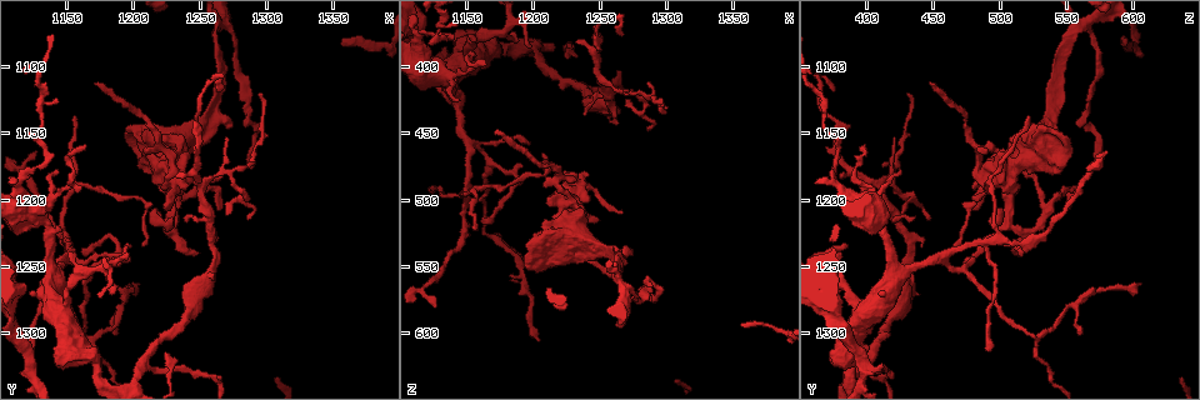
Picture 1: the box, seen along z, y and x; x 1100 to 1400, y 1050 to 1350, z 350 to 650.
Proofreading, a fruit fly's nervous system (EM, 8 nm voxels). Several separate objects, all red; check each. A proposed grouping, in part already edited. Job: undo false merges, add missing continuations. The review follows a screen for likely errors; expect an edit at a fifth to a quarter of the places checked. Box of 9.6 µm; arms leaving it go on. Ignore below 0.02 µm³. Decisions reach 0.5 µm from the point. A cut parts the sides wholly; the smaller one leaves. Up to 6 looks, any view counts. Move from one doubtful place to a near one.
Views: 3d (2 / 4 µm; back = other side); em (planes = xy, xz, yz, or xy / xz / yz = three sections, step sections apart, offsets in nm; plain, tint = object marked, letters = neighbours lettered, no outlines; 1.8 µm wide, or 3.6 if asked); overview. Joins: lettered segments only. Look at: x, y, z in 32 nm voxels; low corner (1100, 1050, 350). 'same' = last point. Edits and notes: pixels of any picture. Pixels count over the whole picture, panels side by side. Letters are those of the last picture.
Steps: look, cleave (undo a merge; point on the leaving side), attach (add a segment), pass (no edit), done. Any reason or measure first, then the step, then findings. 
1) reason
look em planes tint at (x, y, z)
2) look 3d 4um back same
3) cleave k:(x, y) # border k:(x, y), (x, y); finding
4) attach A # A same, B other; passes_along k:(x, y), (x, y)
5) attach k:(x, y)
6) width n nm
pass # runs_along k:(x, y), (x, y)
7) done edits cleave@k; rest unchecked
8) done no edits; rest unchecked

branch stops here
look em planes letters at (1204, 1262, 606)

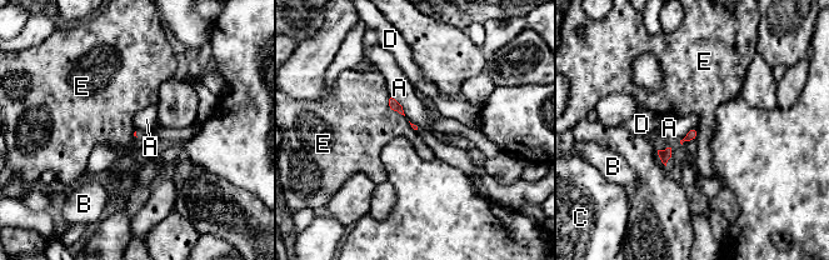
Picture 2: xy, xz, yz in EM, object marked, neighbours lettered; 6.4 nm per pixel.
pass # A other, B other, C other, D other, E other; border 2:(389, 98), (389, 106), (404, 116); no lettered segment goes on from it

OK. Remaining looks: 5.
branch stops here
look 3d 2um at (1218, 1208, 496)

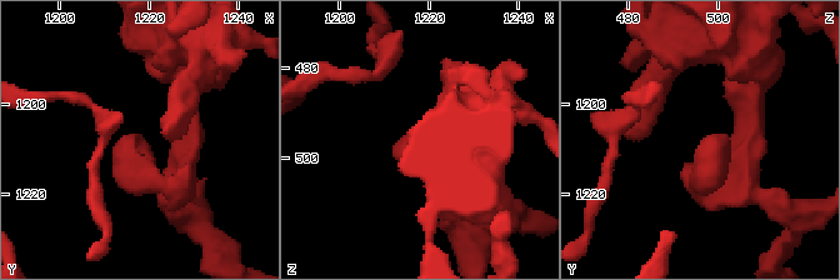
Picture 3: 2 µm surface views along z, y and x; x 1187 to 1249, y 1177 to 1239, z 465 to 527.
now the EM
look em xy step 4 letters at (1217, 1207, 497)

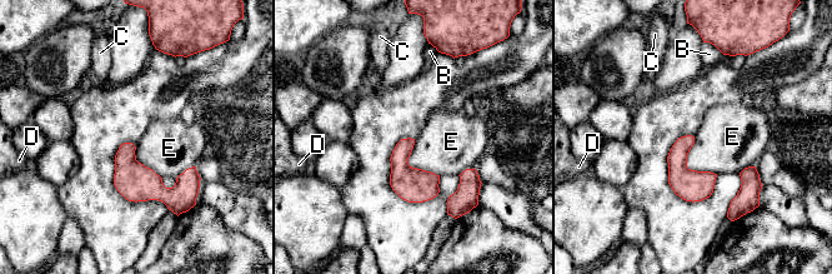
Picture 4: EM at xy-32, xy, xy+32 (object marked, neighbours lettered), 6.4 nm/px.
pass # B other, C other, D other, E other; border 4:(693, 136), (687, 167), (716, 174); none of them fits

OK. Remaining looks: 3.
branch point
look em planes tint at (1154, 1246, 458)

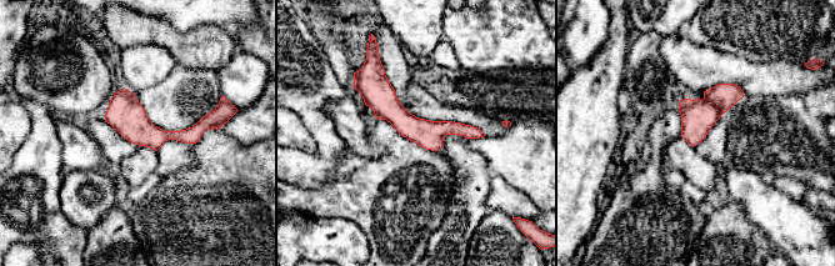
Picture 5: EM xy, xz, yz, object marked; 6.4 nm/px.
look em planes letters same

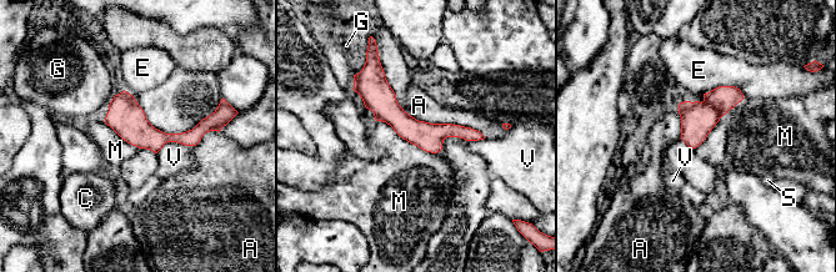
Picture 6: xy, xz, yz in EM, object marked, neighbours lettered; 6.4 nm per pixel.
pass # A other, C other, E other, G other, M other, S other, V other; border 6:(376, 120), (436, 154); one neuron here

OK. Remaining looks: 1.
done no edits; rest unchecked

